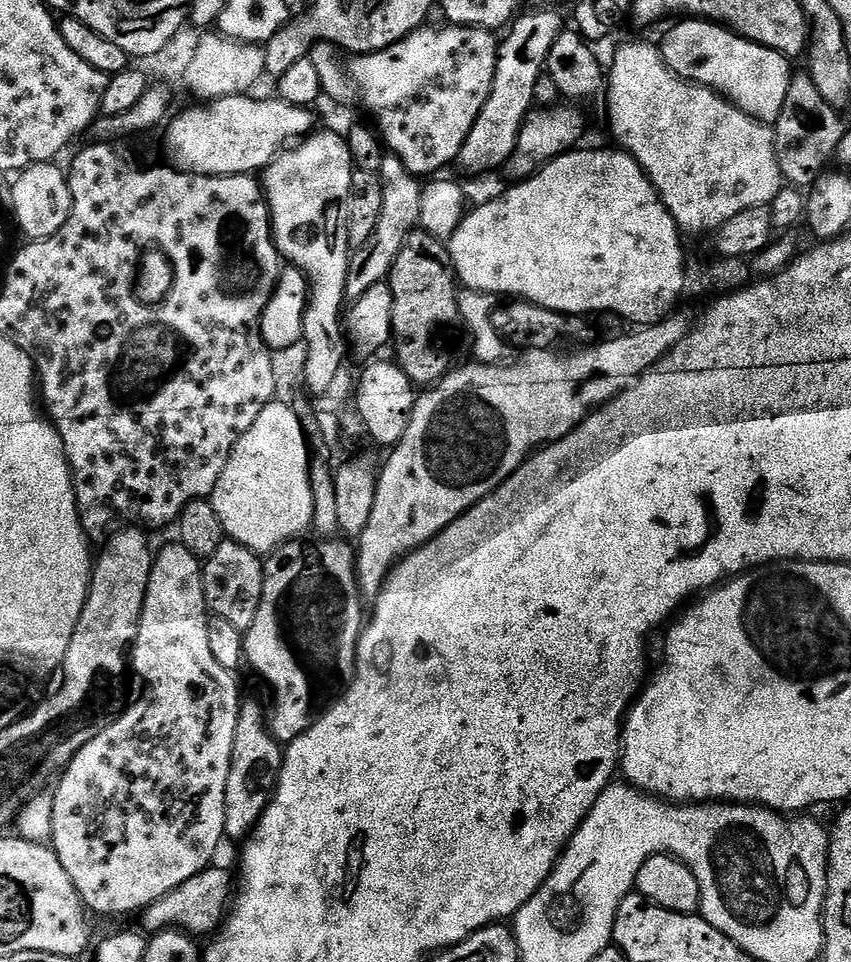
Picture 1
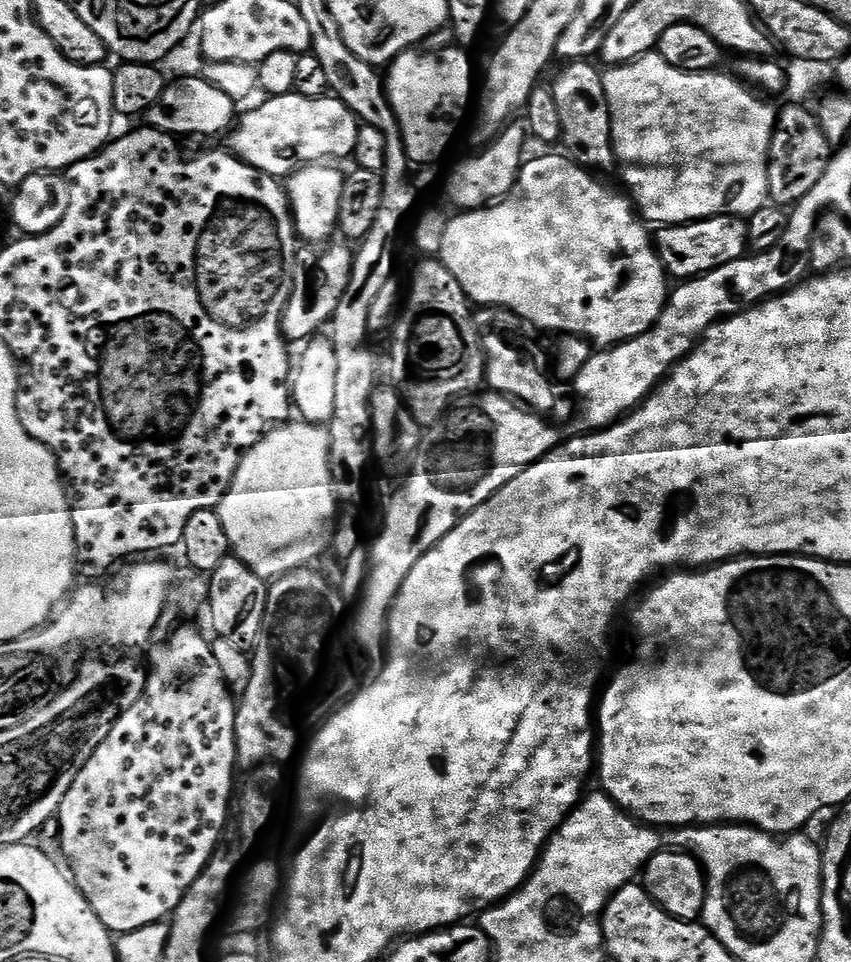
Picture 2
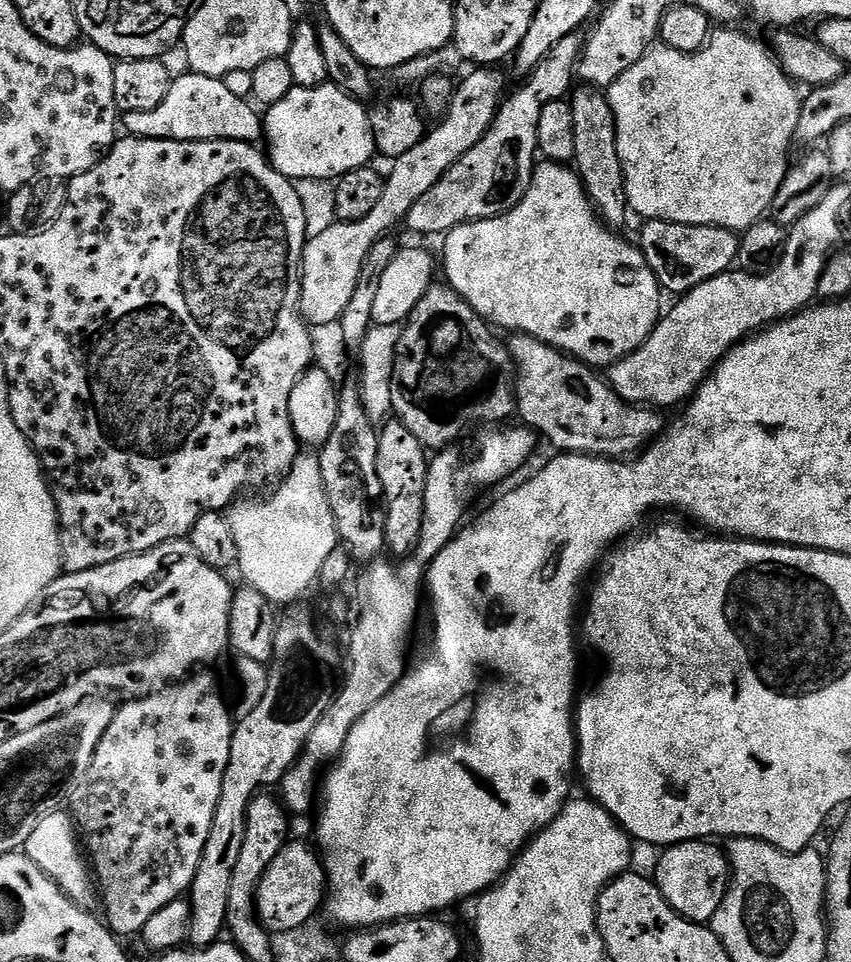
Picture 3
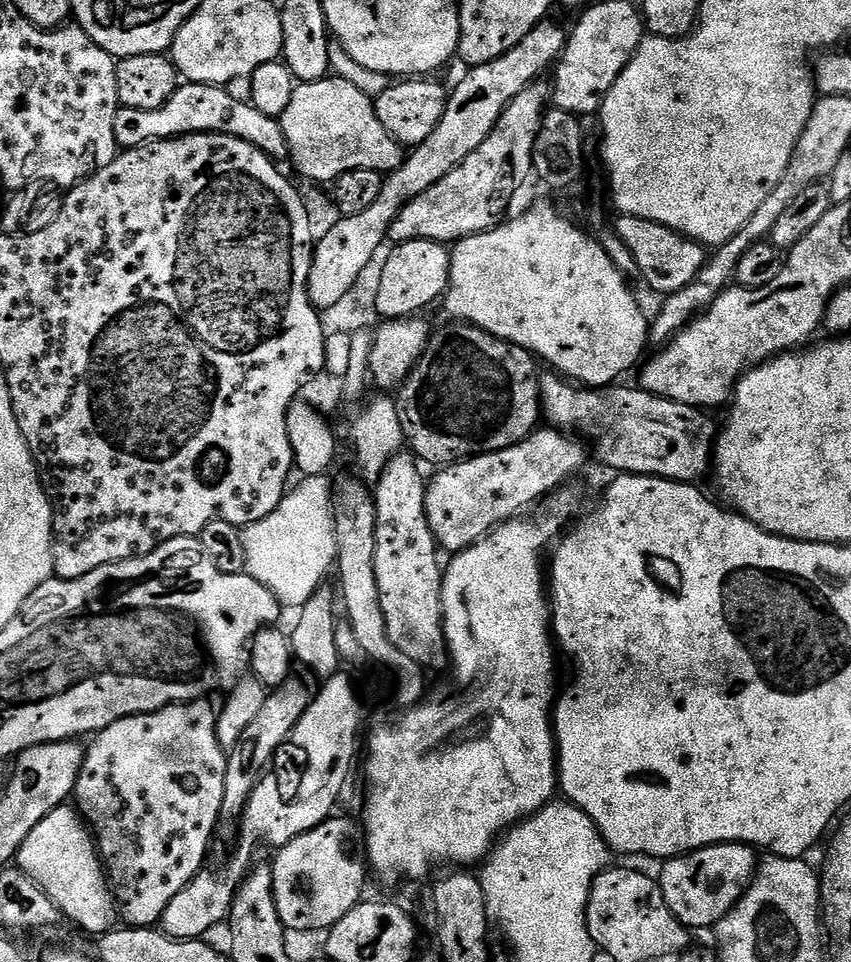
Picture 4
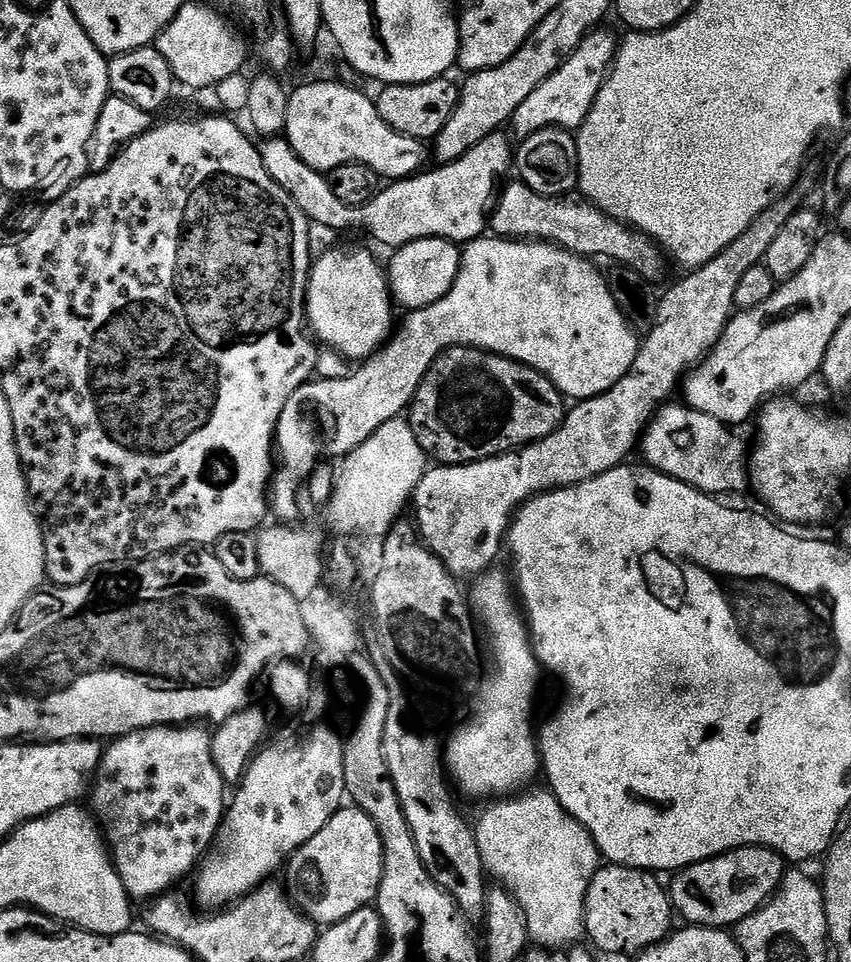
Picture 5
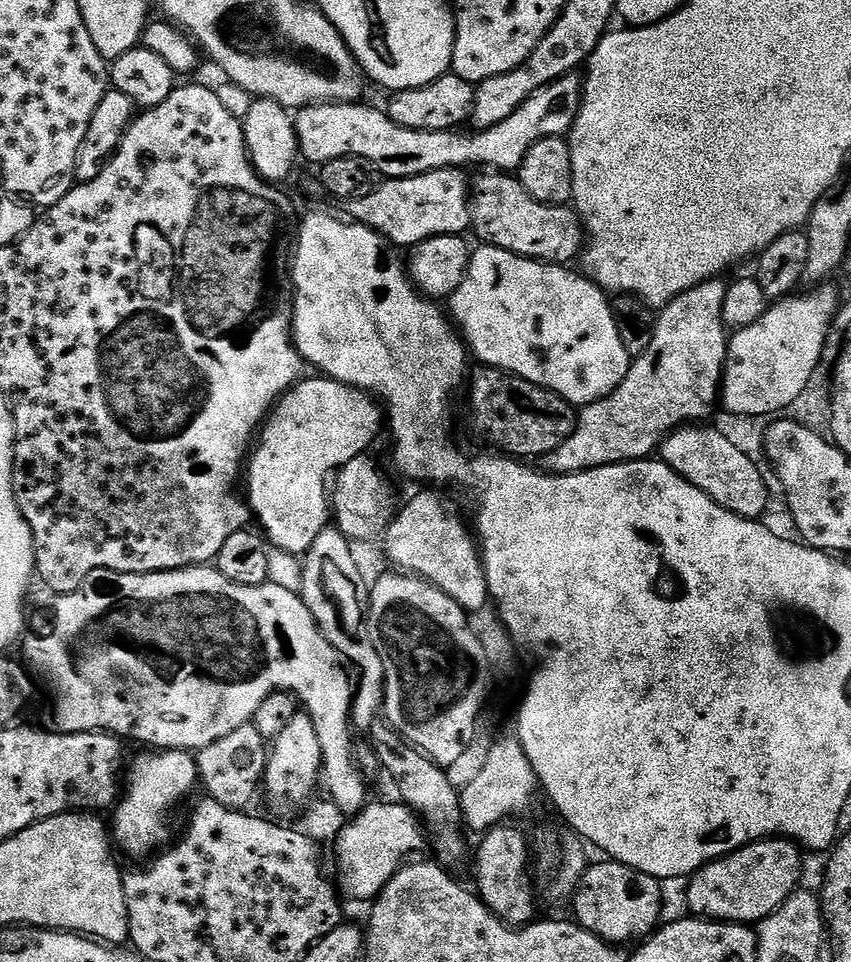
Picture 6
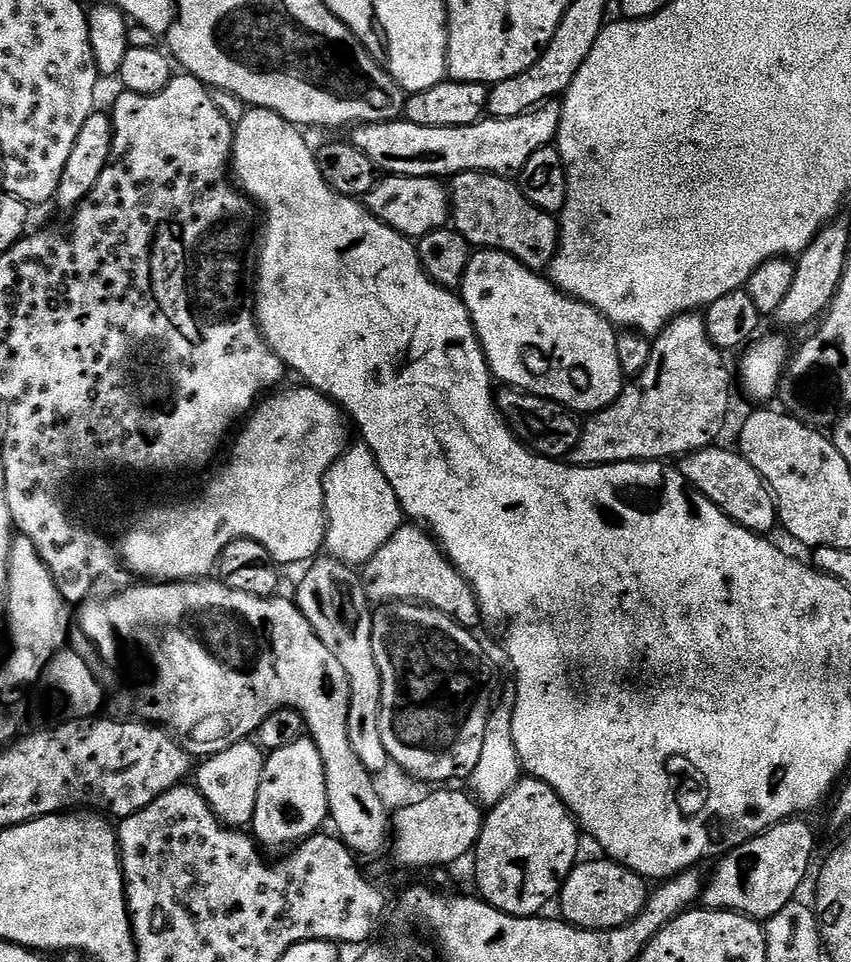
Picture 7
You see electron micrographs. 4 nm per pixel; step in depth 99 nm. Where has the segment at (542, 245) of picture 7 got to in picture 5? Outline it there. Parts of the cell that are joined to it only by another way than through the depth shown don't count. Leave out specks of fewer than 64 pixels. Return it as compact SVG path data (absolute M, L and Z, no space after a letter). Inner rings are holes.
M515 182L499 193L490 212L490 228L505 240L538 240L557 244L576 256L597 258L605 256L608 262L627 264L643 280L655 282L664 276L666 253L650 236L629 228L621 220L608 216L582 194L542 196L521 182Z

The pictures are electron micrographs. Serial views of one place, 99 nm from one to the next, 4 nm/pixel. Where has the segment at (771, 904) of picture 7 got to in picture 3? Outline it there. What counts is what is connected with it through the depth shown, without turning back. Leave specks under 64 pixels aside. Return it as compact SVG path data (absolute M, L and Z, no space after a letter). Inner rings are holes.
M687 840L673 844L661 851L664 853L656 864L656 889L675 912L687 920L693 920L695 924L707 925L728 893L728 857L725 849L716 844L719 843L707 840Z

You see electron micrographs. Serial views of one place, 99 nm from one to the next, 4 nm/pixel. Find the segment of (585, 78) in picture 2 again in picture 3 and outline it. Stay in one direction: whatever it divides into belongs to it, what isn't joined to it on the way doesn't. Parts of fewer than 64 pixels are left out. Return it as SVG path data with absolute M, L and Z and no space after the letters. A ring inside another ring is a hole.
M580 86L571 93L570 105L574 116L574 159L575 171L580 173L580 181L584 183L584 188L588 191L588 201L596 209L596 215L603 220L609 228L613 230L624 230L630 217L628 206L628 195L624 185L624 171L622 162L618 158L618 134L616 133L616 119L614 110L610 106L607 95L601 89L591 86Z

